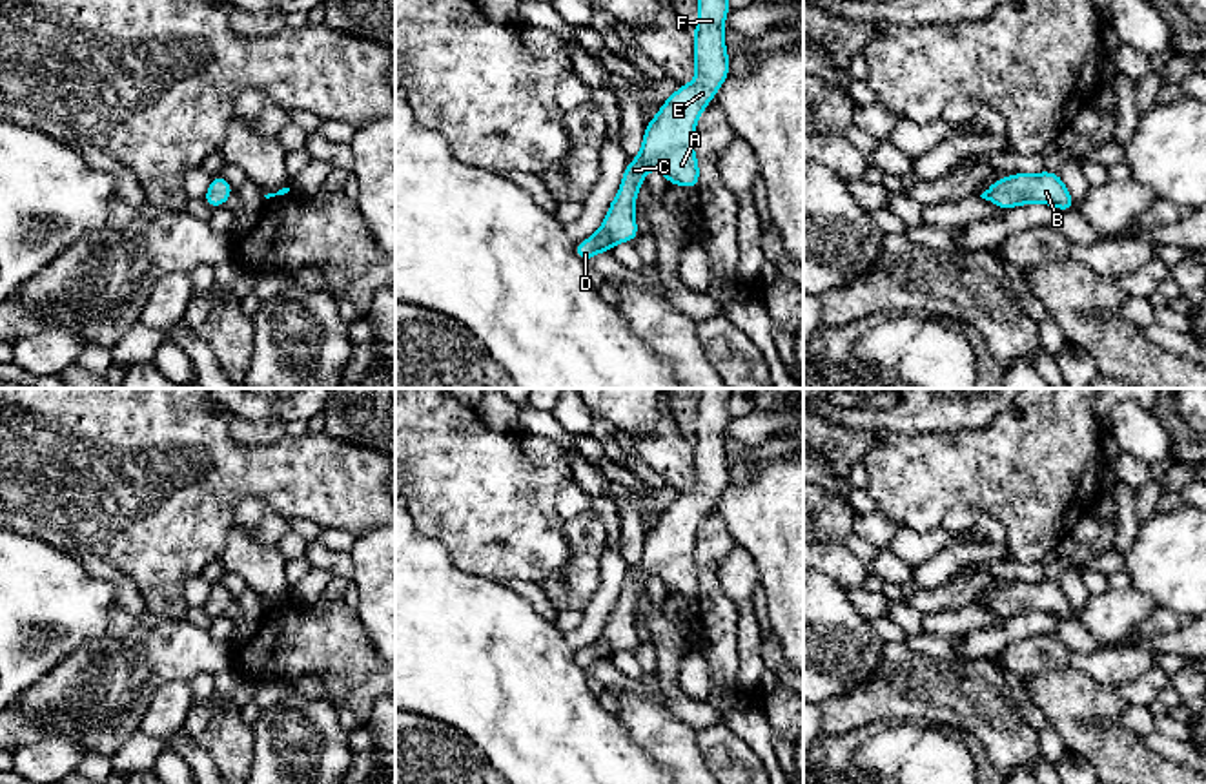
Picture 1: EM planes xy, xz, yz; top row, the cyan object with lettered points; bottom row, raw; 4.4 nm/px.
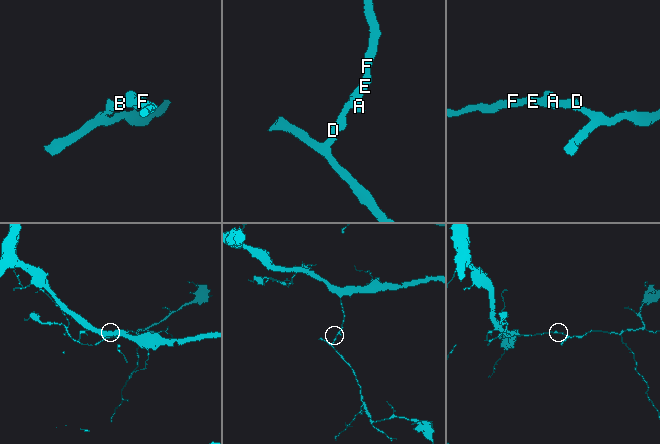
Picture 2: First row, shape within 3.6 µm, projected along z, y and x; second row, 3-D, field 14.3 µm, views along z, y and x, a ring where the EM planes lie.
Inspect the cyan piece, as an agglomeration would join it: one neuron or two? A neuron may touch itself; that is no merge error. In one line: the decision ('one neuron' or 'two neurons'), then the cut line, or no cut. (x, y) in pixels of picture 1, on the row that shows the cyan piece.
one neuron; no cut

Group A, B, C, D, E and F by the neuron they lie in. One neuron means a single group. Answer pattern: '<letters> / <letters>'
A B C D E F

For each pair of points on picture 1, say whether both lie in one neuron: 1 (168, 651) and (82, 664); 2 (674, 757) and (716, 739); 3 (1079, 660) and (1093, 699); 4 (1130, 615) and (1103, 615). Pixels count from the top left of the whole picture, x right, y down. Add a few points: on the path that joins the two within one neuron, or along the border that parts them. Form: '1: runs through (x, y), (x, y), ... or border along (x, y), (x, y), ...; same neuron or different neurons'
1: runs through (146, 651), (128, 664), (104, 664); same neuron
2: border along (696, 732), (696, 746), (707, 764); different neurons
3: border along (1039, 671), (1072, 666), (1117, 688); different neurons
4: runs through (1123, 615), (1110, 615); same neuron

